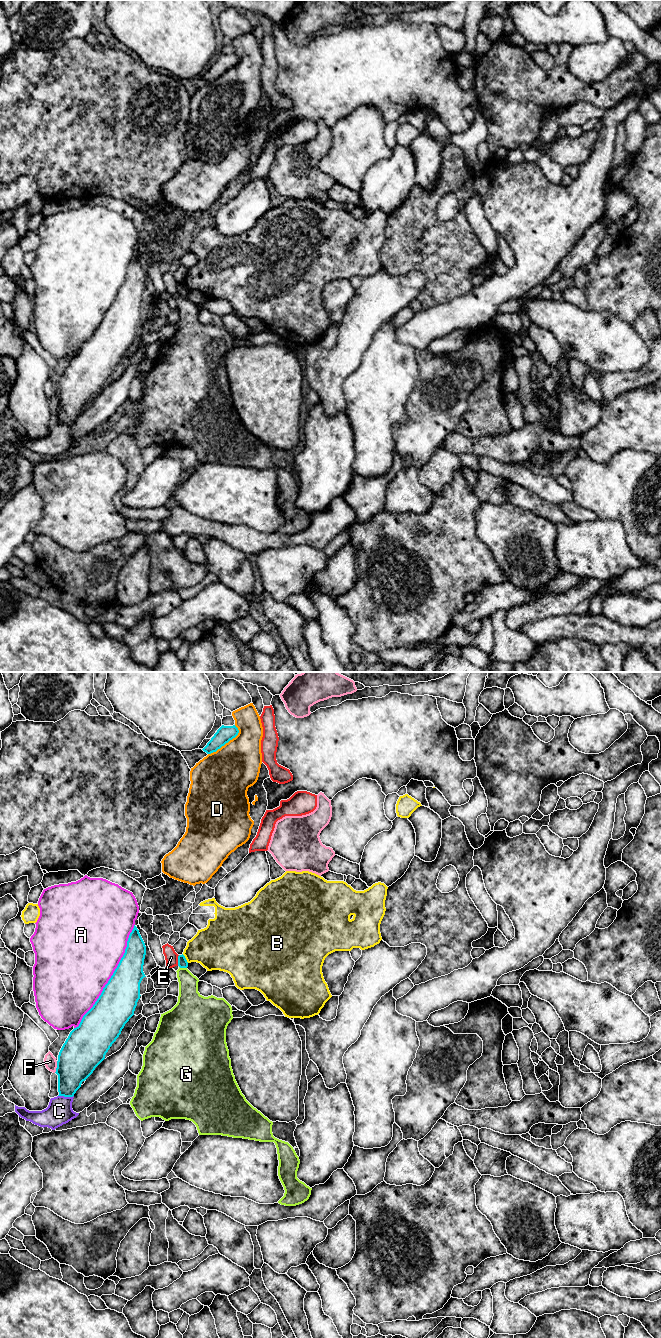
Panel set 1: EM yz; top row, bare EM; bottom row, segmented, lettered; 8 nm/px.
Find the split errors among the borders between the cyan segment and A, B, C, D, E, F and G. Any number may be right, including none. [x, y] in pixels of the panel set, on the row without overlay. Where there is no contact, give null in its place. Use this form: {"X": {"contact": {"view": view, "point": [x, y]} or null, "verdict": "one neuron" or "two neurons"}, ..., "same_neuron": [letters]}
{"A": {"contact": {"view": "yz", "point": [111, 305]}, "verdict": "two neurons"}, "B": {"contact": {"view": "yz", "point": [185, 286]}, "verdict": "two neurons"}, "C": {"contact": {"view": "yz", "point": [66, 424]}, "verdict": "two neurons"}, "D": {"contact": {"view": "yz", "point": [225, 71]}, "verdict": "two neurons"}, "E": {"contact": {"view": "yz", "point": [178, 288]}, "verdict": "two neurons"}, "F": {"contact": {"view": "yz", "point": [57, 395]}, "verdict": "two neurons"}, "G": {"contact": {"view": "yz", "point": [183, 295]}, "verdict": "two neurons"}, "same_neuron": []}

